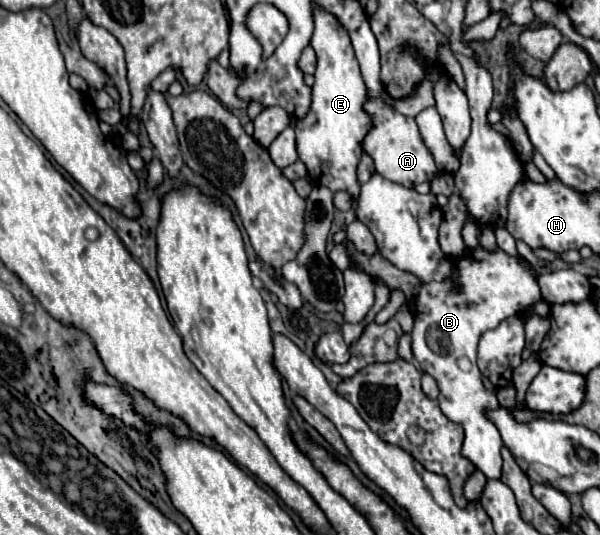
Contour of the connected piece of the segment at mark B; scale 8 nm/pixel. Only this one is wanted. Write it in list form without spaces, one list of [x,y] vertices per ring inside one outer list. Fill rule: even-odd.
[[[478,246],[476,250],[466,250],[466,254],[462,258],[456,260],[456,266],[452,268],[450,276],[444,282],[428,282],[424,284],[424,290],[428,292],[428,296],[420,296],[412,302],[412,312],[414,312],[414,330],[412,330],[412,352],[414,358],[420,362],[420,368],[430,374],[438,388],[440,388],[440,408],[442,412],[456,424],[460,424],[466,432],[464,438],[464,446],[462,446],[462,454],[474,462],[474,466],[486,474],[486,478],[500,478],[502,474],[502,456],[500,450],[504,446],[500,432],[496,430],[496,426],[492,422],[488,422],[486,412],[494,410],[498,406],[496,400],[496,388],[492,386],[492,382],[488,382],[488,378],[484,378],[480,374],[480,370],[476,368],[476,346],[480,336],[486,330],[496,328],[502,320],[516,316],[520,312],[524,312],[528,306],[536,304],[538,300],[542,300],[540,296],[540,288],[536,278],[532,276],[534,268],[522,264],[522,256],[510,256],[504,250],[496,248],[496,250],[486,250],[482,246]],[[466,356],[472,362],[472,370],[464,372],[458,368],[458,358]]]

